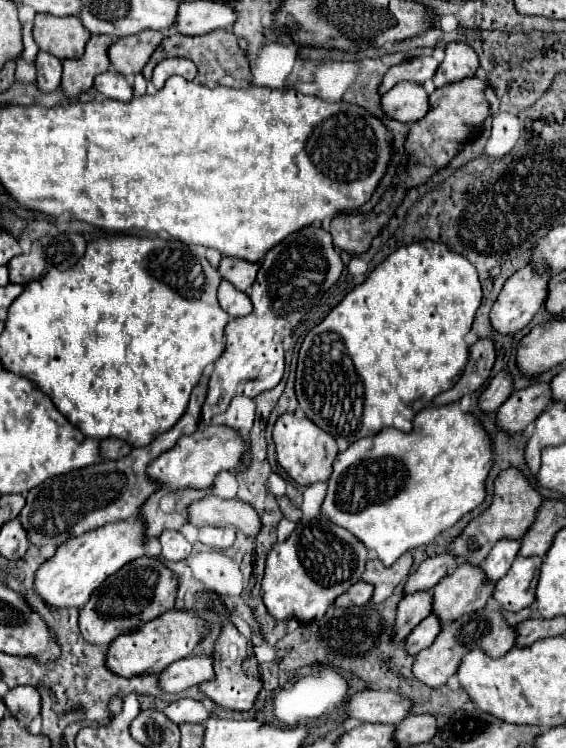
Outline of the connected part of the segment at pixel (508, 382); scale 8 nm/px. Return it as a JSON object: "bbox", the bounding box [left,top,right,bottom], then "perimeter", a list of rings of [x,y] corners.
{"bbox":[478,372,512,412],"perimeter":[[[498,372],[484,388],[478,406],[484,412],[496,412],[510,394],[512,394],[512,376],[508,372]]]}

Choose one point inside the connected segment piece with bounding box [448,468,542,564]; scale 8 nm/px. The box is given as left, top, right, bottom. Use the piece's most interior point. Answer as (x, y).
(515, 504)

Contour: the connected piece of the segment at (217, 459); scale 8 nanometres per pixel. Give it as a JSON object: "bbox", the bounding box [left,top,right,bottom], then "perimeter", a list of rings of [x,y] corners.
{"bbox":[148,424,246,490],"perimeter":[[[224,424],[208,426],[206,430],[196,430],[190,436],[182,436],[172,450],[164,452],[148,466],[148,474],[162,484],[170,484],[172,490],[180,490],[186,486],[194,486],[198,490],[210,488],[214,478],[222,470],[236,470],[242,464],[244,450],[246,450],[246,444],[234,428]]]}

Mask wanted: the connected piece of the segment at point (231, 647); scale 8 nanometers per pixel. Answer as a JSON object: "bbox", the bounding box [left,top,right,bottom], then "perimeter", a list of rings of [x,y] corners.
{"bbox":[200,616,262,712],"perimeter":[[[224,616],[224,630],[216,642],[216,680],[200,684],[200,692],[206,694],[212,702],[216,702],[220,708],[238,710],[238,712],[252,710],[252,706],[258,698],[258,692],[262,688],[262,678],[260,676],[248,676],[242,670],[242,662],[248,660],[248,654],[250,654],[248,640],[236,630],[236,626],[230,622],[230,618]]]}

